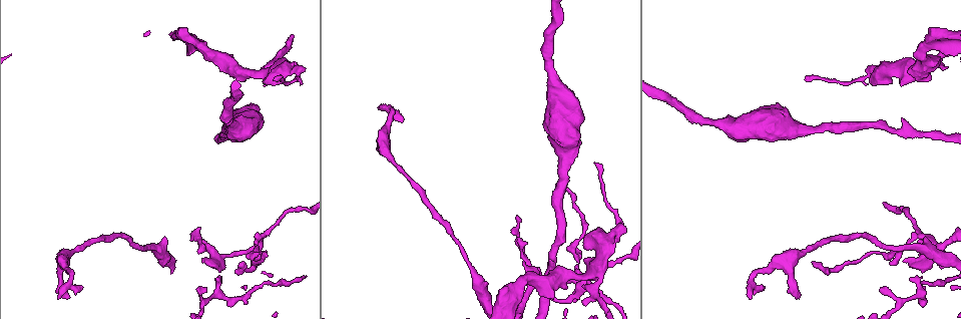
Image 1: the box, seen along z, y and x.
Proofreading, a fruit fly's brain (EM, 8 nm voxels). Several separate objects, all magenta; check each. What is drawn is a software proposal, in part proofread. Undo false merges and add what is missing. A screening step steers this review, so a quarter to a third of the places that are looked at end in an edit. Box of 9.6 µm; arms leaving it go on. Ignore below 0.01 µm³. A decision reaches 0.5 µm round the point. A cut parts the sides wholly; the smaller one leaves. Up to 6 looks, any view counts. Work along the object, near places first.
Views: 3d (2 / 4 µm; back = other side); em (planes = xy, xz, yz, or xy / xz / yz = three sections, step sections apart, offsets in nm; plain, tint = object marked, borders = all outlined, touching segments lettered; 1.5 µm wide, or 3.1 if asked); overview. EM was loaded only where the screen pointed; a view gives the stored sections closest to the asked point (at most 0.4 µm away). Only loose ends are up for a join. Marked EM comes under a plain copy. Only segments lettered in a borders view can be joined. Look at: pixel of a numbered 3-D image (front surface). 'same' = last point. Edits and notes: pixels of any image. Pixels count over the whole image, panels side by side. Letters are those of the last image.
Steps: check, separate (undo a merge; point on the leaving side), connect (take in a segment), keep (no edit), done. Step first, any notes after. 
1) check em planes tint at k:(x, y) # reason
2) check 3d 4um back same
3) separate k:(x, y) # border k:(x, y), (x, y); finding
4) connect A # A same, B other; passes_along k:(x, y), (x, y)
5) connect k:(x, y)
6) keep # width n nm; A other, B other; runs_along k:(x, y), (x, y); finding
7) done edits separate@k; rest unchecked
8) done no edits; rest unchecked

check em xz step 8 borders at 1:(798, 297) # free end

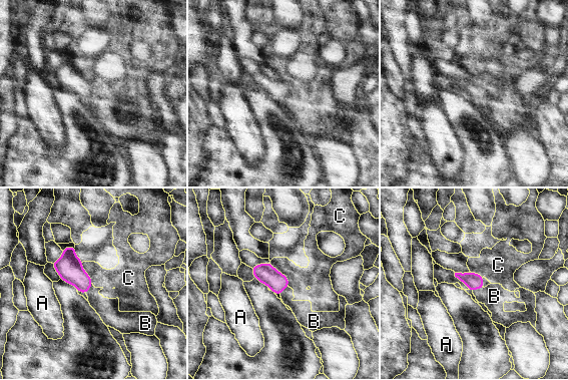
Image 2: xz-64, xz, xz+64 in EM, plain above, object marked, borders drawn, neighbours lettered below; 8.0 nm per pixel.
check em planes borders same # cut it another way

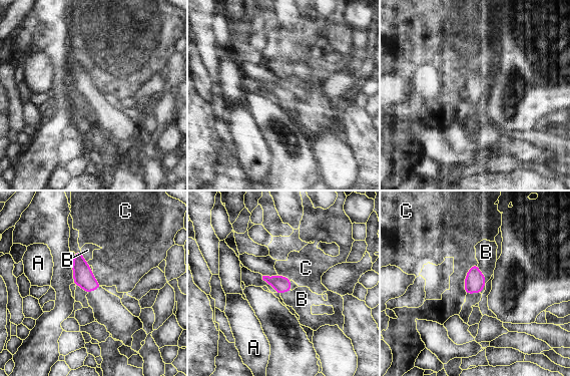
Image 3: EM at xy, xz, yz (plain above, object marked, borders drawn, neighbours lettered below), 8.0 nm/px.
keep # longest_contact C 280 nm; A other, B other, C other; none of them fits

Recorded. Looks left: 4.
check 3d 2um back at 1:(242, 262)

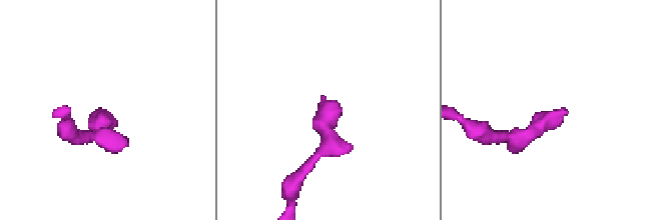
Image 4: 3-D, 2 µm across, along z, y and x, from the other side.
check em planes borders at 4:(325, 96)

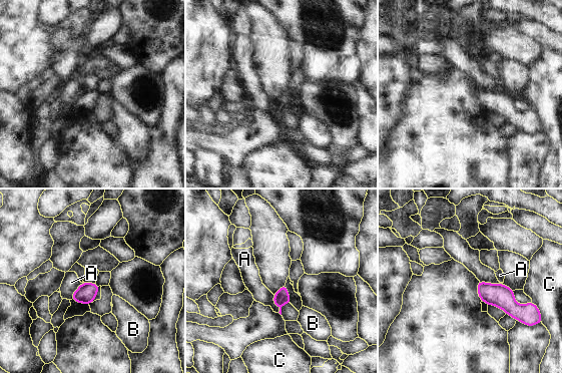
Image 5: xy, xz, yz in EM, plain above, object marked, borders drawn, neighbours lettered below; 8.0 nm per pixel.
keep # width 120 nm; A other, B other, C other; border 5:(272, 295), (278, 312); no lettered segment goes on from it

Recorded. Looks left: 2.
check 3d 2um at 1:(576, 301) # thin end

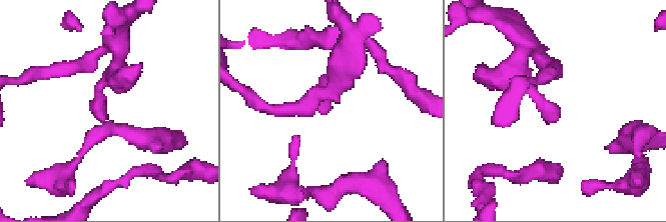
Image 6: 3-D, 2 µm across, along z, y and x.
check em planes borders at 6:(555, 122)

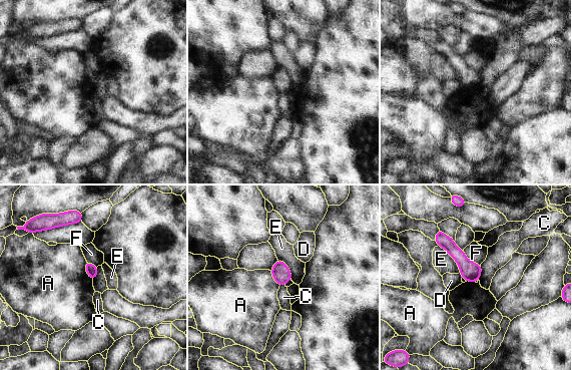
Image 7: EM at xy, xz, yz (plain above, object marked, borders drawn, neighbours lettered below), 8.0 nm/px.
keep # A other, C other, D other, E other, F other; border 7:(86, 261), (85, 270), (92, 281); none of them fits

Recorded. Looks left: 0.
done no edits; rest unchecked

